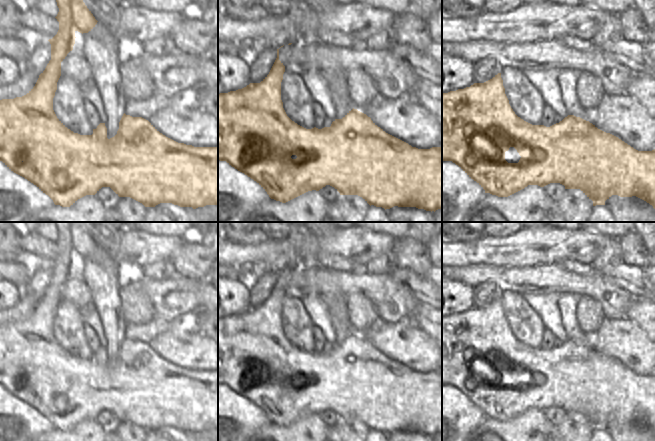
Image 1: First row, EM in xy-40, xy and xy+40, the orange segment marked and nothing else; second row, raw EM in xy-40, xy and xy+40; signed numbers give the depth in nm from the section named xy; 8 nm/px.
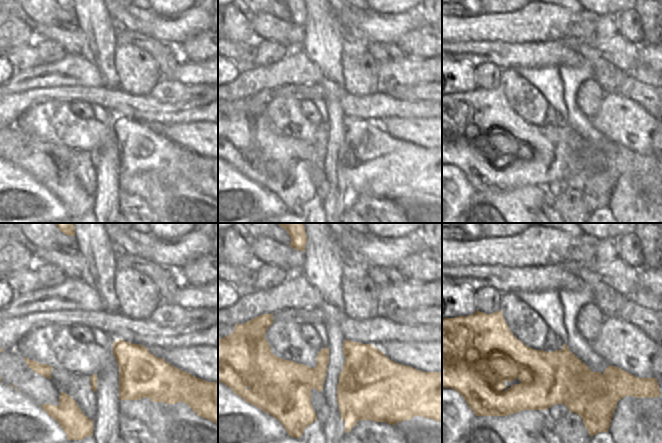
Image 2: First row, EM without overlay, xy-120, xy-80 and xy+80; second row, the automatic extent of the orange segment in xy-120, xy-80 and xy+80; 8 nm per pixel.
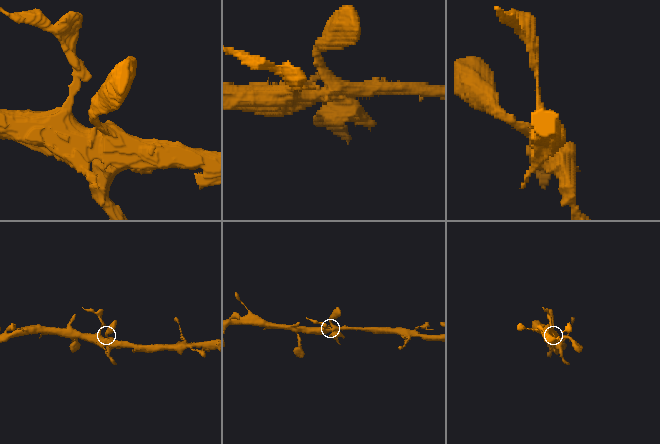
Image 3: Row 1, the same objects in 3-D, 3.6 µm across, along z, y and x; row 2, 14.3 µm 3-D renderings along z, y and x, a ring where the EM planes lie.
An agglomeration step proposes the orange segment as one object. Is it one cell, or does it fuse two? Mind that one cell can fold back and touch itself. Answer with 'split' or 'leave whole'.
leave whole

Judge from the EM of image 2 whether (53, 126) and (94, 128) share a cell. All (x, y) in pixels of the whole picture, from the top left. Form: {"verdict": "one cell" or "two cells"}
{"verdict": "one cell"}

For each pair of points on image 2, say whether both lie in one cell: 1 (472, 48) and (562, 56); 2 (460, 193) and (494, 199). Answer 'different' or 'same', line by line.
1: same
2: different

